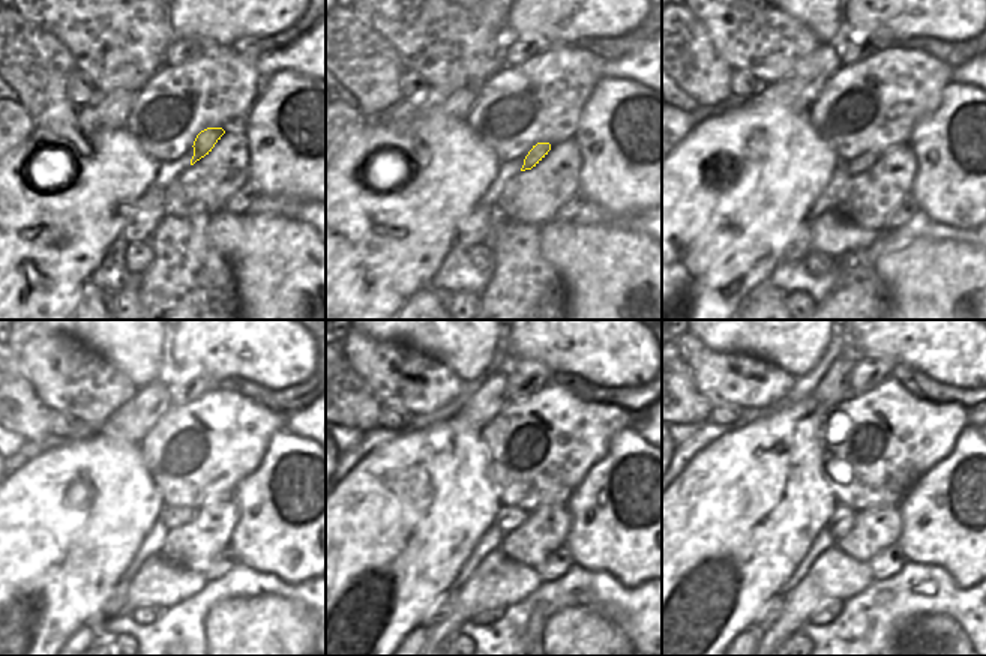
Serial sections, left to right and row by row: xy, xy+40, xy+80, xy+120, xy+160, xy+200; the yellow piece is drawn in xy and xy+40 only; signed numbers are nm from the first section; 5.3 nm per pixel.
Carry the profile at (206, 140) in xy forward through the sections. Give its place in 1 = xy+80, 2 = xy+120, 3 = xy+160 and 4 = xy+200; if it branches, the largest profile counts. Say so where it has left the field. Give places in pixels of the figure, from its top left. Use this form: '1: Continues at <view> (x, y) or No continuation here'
1: Continues at xy+80 (863, 162)
2: Continues at xy+120 (173, 517)
3: Continues at xy+160 (509, 518)
4: Continues at xy+200 (842, 518)

